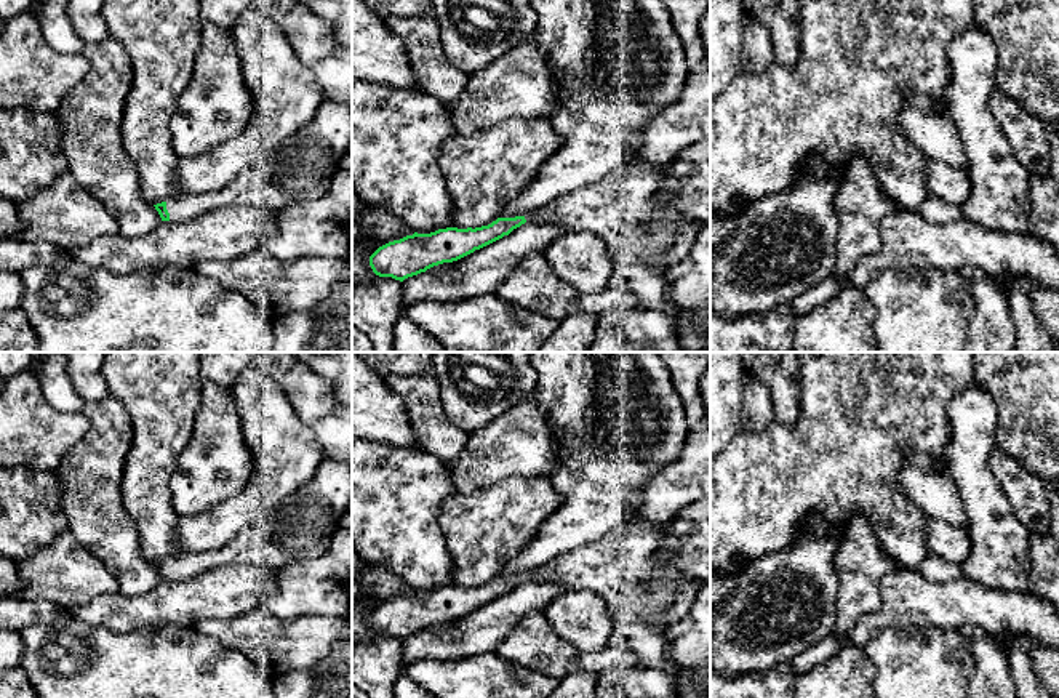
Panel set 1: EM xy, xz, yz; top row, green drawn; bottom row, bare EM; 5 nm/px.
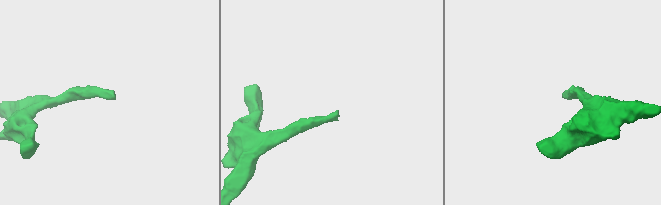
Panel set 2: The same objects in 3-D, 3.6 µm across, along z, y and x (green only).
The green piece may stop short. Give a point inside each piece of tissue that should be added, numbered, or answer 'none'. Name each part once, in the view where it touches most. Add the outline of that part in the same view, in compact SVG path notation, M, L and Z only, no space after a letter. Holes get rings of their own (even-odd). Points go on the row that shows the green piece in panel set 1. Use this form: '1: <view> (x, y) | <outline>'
1: xy (301, 168) | M325 98L315 117L280 144L262 163L208 194L166 199L171 223L221 207L254 207L277 215L291 202L326 192L339 162L352 154L352 107Z

